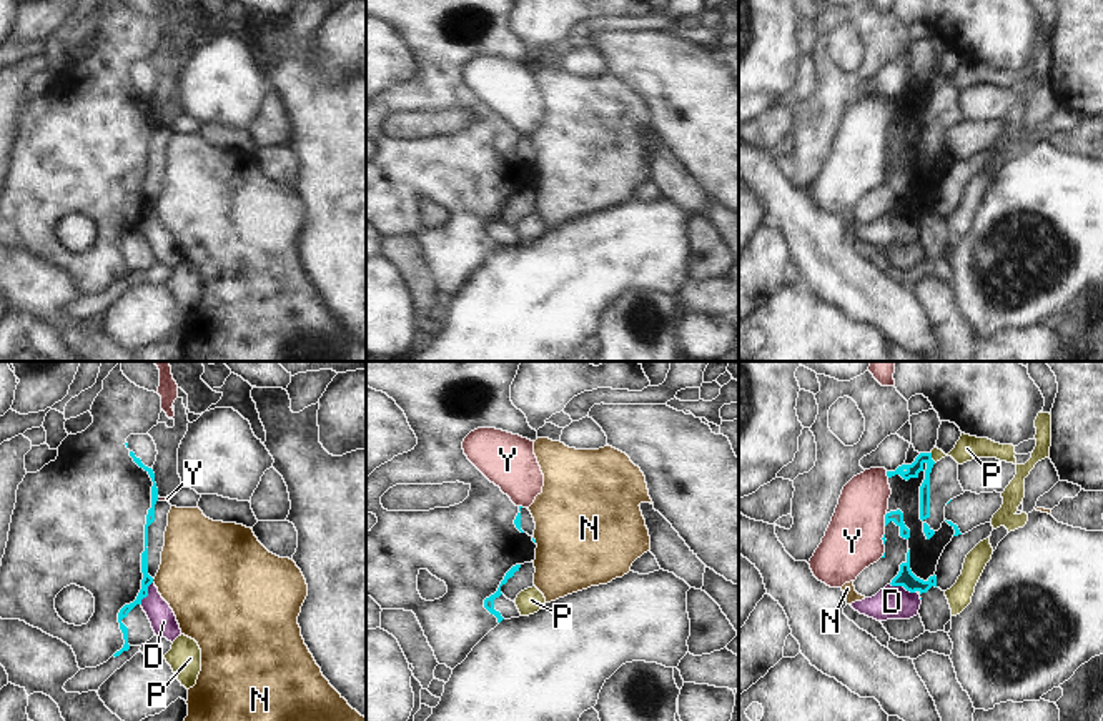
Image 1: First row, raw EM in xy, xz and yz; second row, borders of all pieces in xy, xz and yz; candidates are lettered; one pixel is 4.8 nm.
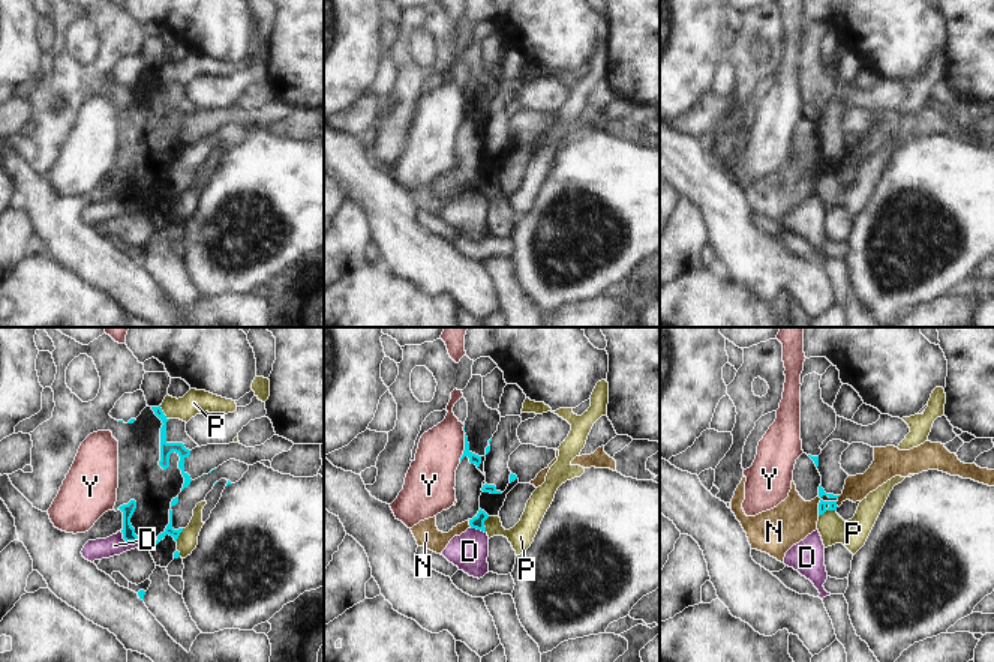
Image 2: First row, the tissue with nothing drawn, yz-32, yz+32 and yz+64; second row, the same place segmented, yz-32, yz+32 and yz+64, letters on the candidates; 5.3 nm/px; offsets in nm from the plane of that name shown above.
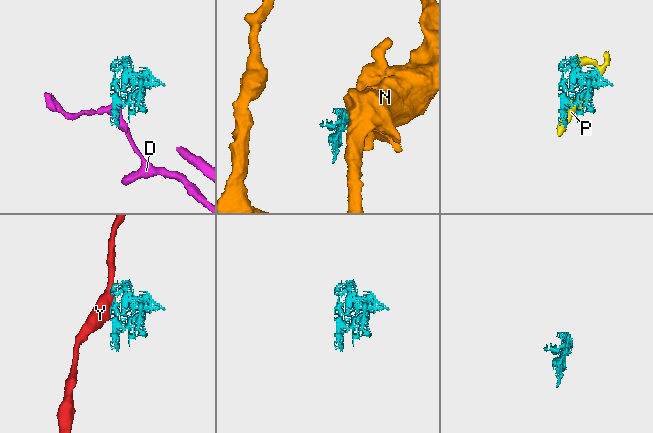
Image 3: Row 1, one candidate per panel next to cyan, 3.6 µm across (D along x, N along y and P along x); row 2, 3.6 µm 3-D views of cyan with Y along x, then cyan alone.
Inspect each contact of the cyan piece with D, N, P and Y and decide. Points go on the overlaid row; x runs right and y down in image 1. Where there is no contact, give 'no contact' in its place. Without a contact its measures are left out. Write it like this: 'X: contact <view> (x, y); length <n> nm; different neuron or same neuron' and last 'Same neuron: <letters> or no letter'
D: contact yz (904, 586); length 130 nm; different neuron
N: contact xz (534, 540); length 30 nm; different neuron
P: contact yz (930, 458); length 50 nm; different neuron
Y: contact yz (885, 520); length 70 nm; different neuron
Same neuron: no letter

